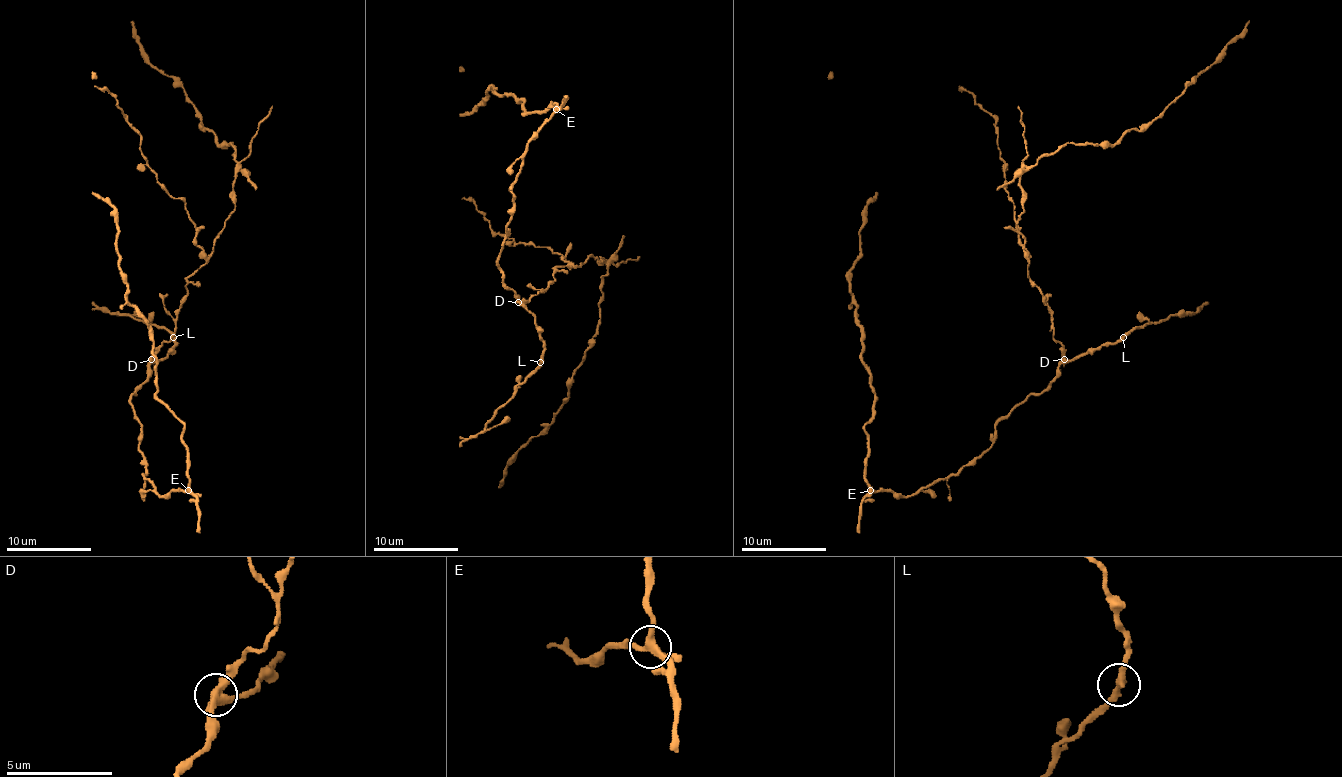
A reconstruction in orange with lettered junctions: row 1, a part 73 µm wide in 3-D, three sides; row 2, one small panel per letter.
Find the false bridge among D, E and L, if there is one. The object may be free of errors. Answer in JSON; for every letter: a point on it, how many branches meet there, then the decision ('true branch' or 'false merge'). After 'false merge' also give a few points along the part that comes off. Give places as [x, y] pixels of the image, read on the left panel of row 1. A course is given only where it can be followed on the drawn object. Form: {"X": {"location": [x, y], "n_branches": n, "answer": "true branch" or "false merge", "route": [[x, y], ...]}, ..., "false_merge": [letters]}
{"D": {"location": [151, 359], "n_branches": 3, "answer": "false merge", "route": [[150, 358], [235, 207], [239, 171], [231, 143], [148, 60], [133, 20]]}, "E": {"location": [188, 490], "n_branches": 3, "answer": "true branch"}, "L": {"location": [173, 337], "n_branches": 2, "answer": "true branch"}, "false_merge": ["D"]}

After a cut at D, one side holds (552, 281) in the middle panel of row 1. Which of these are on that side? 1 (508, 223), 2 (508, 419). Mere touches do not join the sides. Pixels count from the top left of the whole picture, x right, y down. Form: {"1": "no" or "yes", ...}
{"1": "no", "2": "no"}

